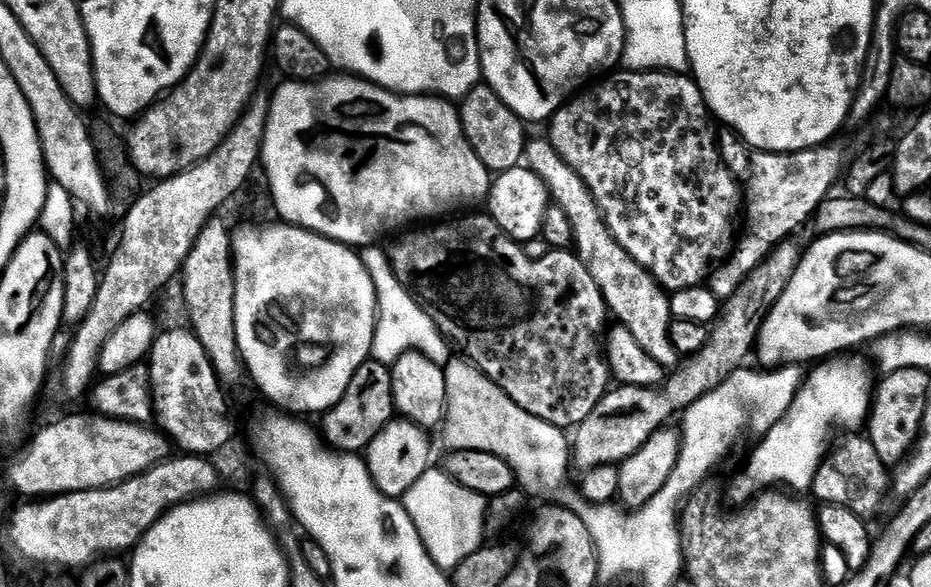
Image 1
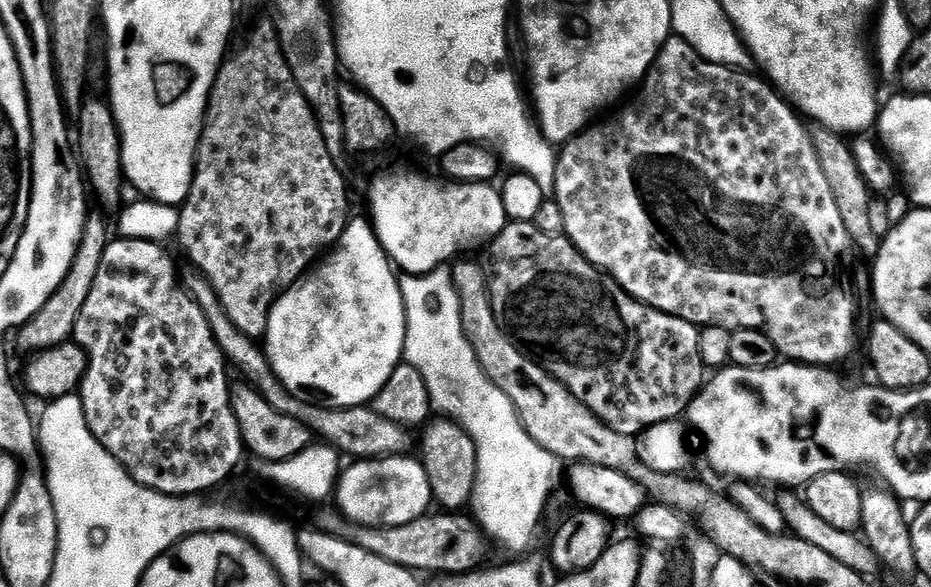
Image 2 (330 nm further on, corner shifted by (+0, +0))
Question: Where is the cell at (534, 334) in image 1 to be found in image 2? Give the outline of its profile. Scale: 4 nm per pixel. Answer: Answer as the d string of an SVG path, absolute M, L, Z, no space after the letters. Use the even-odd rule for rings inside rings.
M509 222L502 230L502 234L498 234L492 239L491 244L487 245L488 264L490 276L495 282L494 288L504 295L504 300L508 303L508 317L503 317L502 327L509 337L517 345L523 346L529 353L537 354L541 352L548 360L561 360L578 379L584 383L584 392L582 396L585 401L592 402L597 396L598 399L608 399L610 403L616 404L616 408L612 408L609 412L601 411L599 413L600 421L609 424L618 434L626 434L633 438L639 437L645 429L654 427L658 423L666 423L668 421L679 421L685 415L690 406L690 402L696 397L696 393L700 391L705 383L704 376L704 360L700 357L700 332L701 329L697 325L686 322L677 316L671 316L665 312L659 312L657 308L649 308L647 304L640 303L639 300L632 299L627 292L622 291L618 287L615 280L609 278L599 268L586 259L576 247L572 245L571 240L567 236L551 236L550 234L542 234L542 230L538 230L535 223L532 222Z

